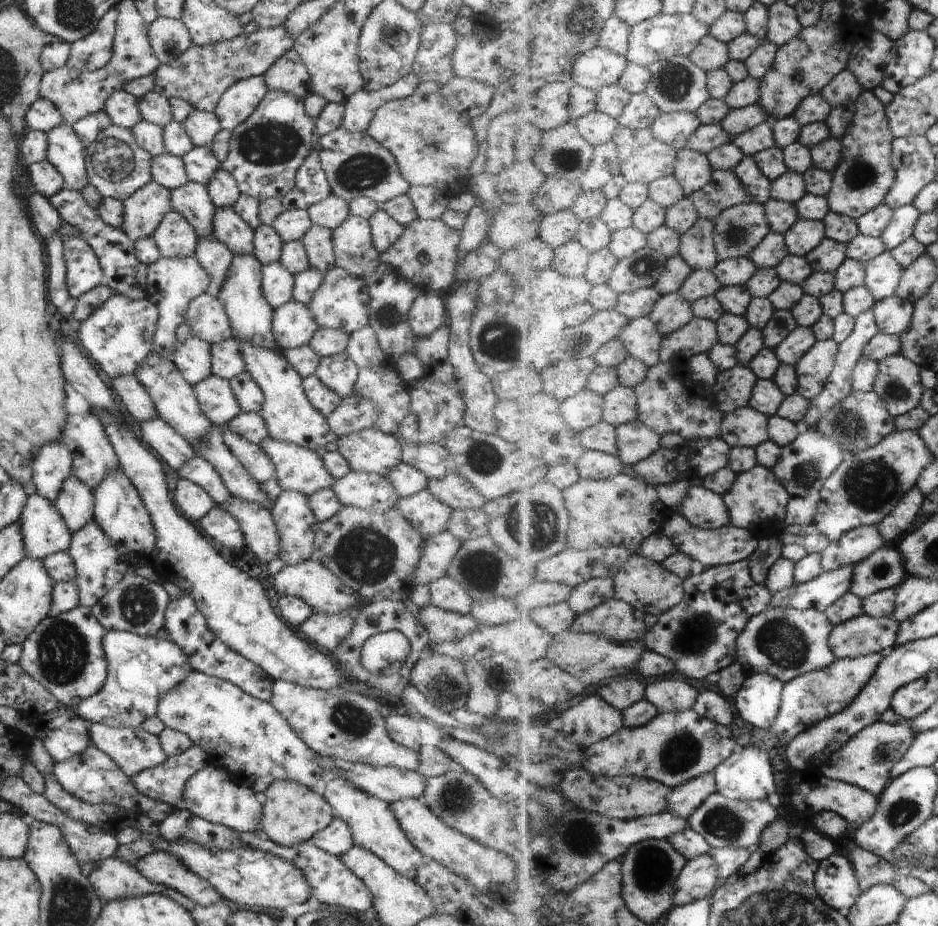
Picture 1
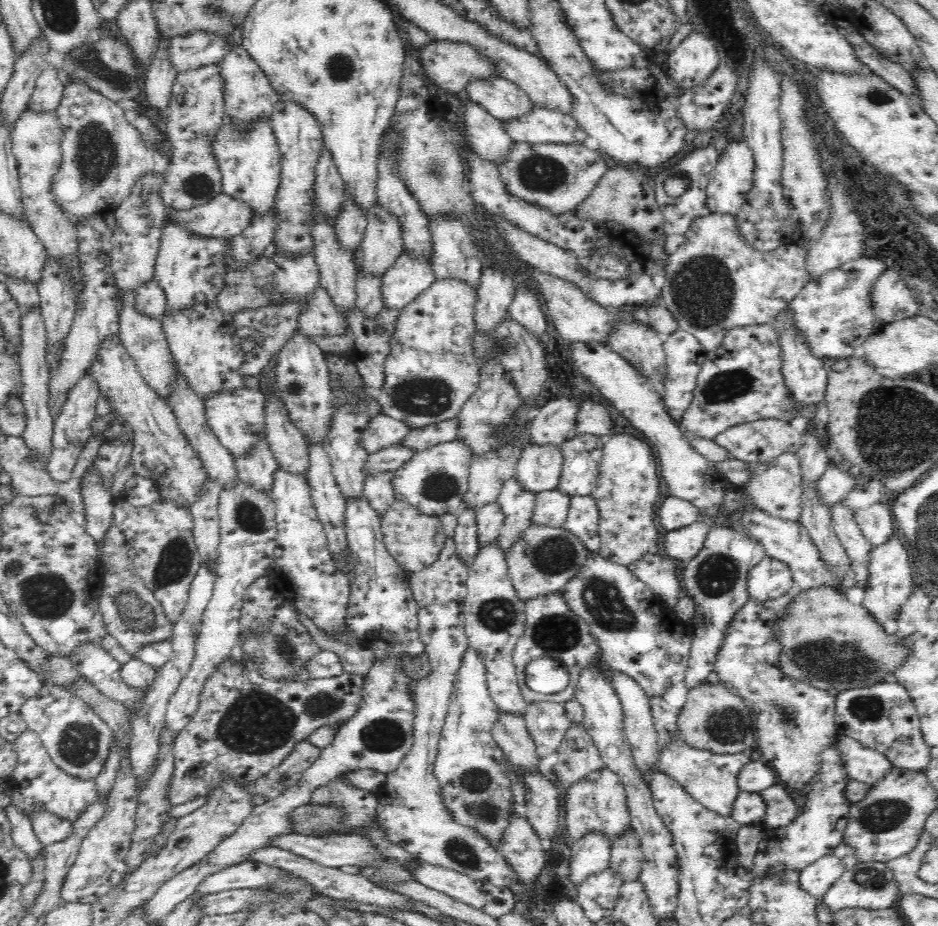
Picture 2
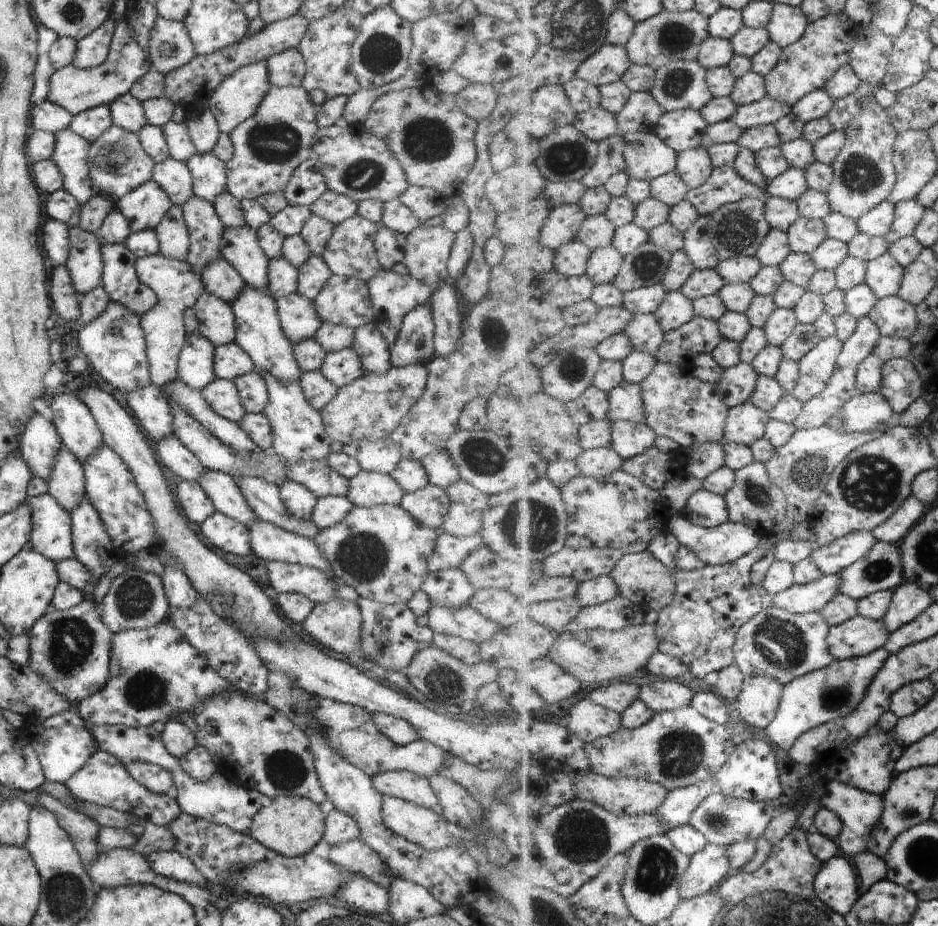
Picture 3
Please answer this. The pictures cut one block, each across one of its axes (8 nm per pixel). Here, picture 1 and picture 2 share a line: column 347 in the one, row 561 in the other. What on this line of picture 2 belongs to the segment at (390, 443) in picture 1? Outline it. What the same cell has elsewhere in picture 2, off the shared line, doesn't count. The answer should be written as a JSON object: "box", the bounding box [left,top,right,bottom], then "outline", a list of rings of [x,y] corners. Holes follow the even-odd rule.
{"box":[376,537,521,889],"outline":[[[447,537],[438,558],[424,570],[410,574],[410,589],[413,591],[413,599],[418,605],[418,638],[423,642],[426,652],[430,655],[432,674],[428,678],[420,680],[415,689],[415,711],[417,715],[415,716],[413,732],[414,746],[401,762],[401,765],[389,773],[386,782],[376,792],[379,800],[376,821],[385,826],[391,842],[401,844],[421,864],[456,870],[459,874],[478,882],[486,882],[498,888],[510,889],[515,883],[521,882],[517,870],[505,860],[497,846],[486,836],[483,836],[472,826],[463,826],[456,821],[444,803],[440,781],[434,774],[440,734],[445,723],[450,695],[456,680],[456,673],[461,665],[462,655],[469,645],[468,635],[465,633],[465,600],[469,571],[466,561],[462,560],[456,551],[456,543],[453,537]]]}

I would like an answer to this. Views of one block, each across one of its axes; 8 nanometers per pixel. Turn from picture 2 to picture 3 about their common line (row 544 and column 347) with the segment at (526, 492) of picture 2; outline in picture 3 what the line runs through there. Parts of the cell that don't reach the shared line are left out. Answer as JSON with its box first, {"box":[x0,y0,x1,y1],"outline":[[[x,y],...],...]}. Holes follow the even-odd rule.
{"box":[310,495,353,529],"outline":[[[325,495],[316,499],[310,521],[319,529],[324,529],[344,520],[353,505],[349,499],[337,495]]]}

